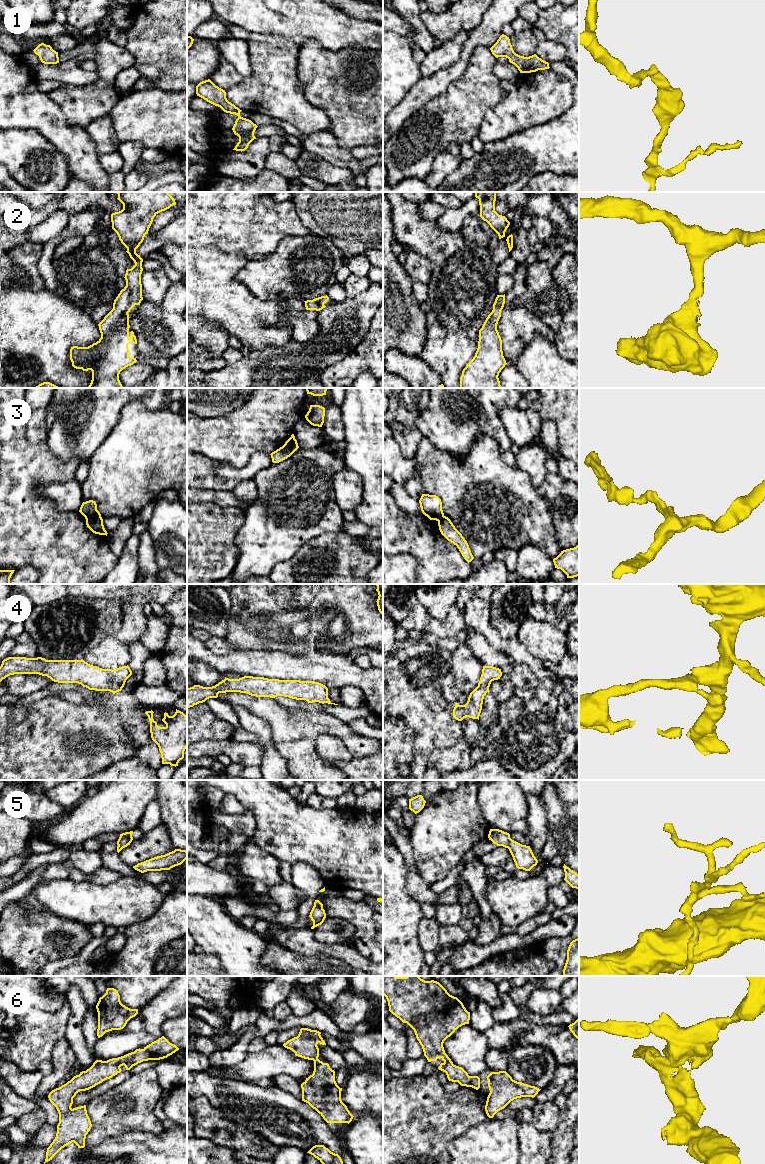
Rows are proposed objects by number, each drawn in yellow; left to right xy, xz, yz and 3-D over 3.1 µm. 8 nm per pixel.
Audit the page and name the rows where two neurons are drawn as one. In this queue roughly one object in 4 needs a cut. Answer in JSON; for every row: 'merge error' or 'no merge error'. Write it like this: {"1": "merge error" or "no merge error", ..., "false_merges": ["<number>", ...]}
{"1": "no merge error", "2": "no merge error", "3": "merge error", "4": "no merge error", "5": "no merge error", "6": "no merge error", "false_merges": ["3"]}

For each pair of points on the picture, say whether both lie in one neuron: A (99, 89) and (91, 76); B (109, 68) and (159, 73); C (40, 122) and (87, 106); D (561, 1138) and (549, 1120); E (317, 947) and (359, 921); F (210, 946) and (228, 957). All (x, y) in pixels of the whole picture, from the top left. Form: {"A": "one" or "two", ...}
{"A": "two", "B": "two", "C": "two", "D": "two", "E": "two", "F": "one"}

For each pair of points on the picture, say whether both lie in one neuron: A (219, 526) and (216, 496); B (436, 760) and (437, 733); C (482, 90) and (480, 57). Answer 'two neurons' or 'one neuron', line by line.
A: two neurons
B: two neurons
C: one neuron

